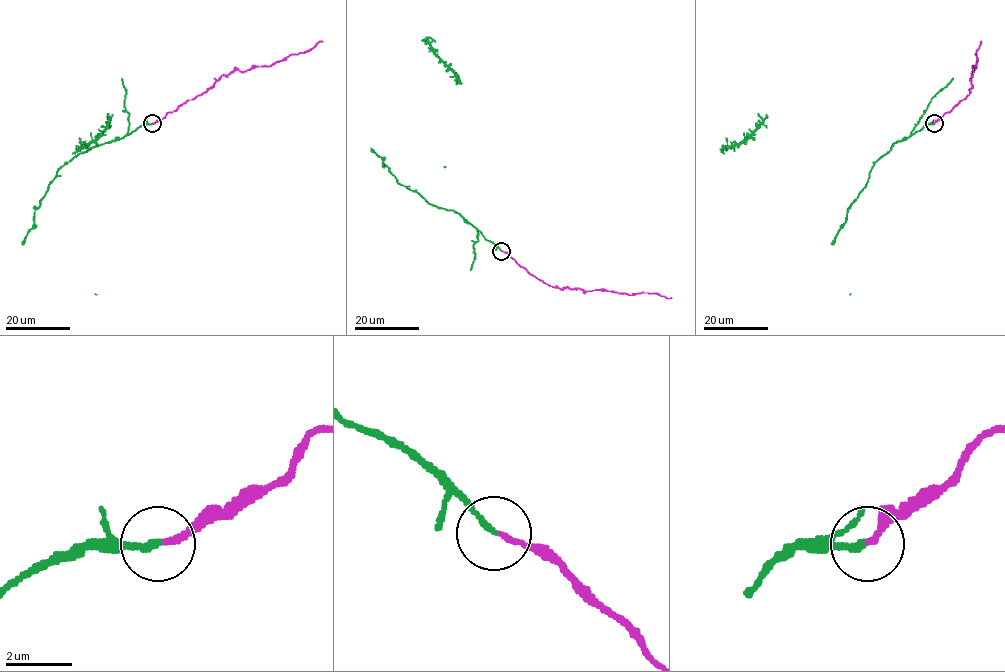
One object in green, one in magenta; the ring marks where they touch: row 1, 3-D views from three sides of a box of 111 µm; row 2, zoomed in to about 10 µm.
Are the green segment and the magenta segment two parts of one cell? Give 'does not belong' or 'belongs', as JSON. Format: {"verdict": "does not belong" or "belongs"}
{"verdict": "does not belong"}

